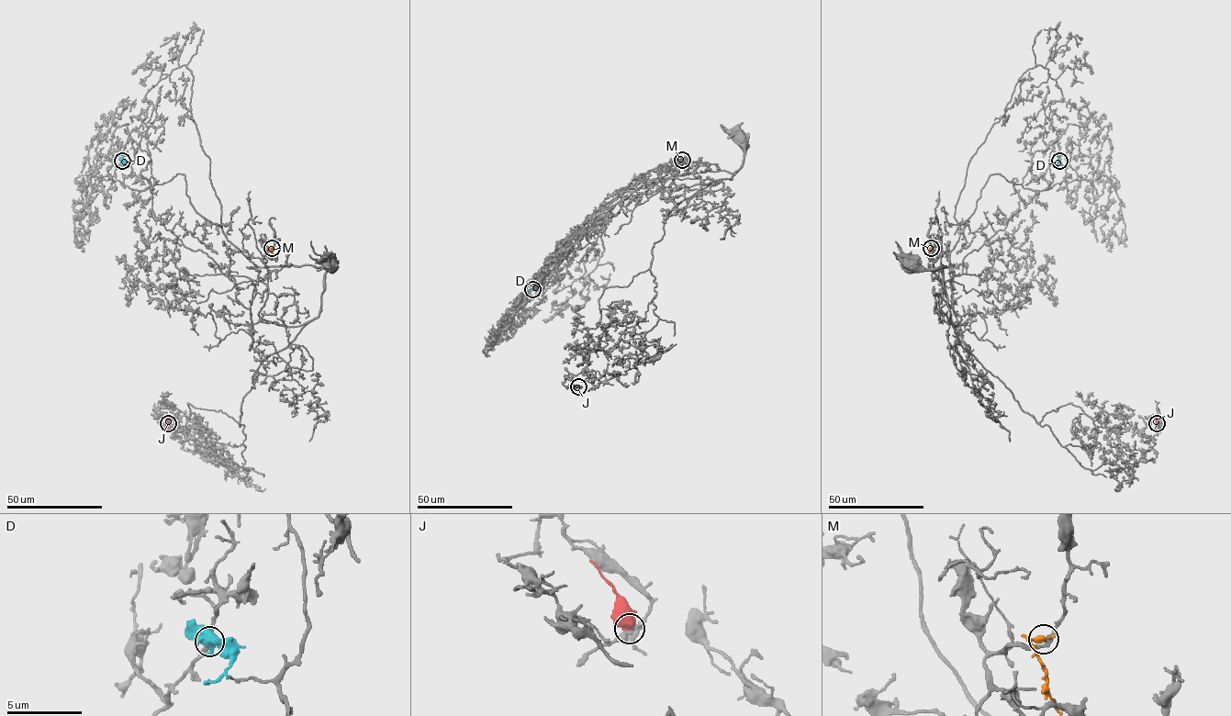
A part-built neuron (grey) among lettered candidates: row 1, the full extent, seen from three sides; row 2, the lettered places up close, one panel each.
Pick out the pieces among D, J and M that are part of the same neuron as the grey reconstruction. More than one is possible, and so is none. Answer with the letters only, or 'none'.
D

